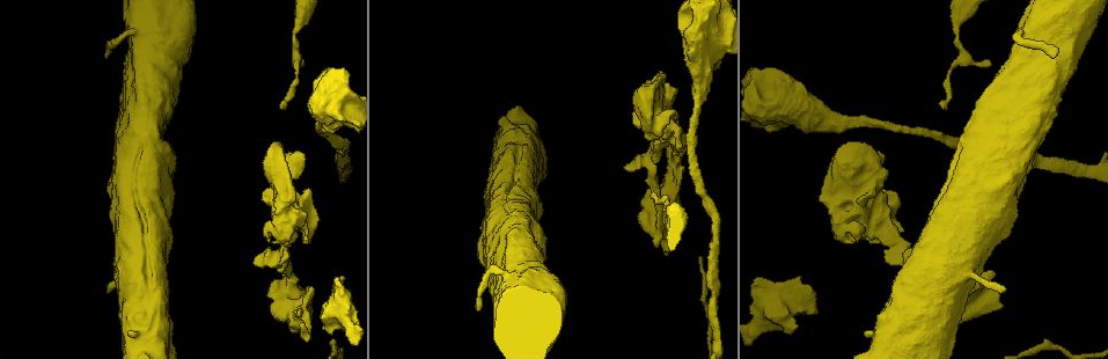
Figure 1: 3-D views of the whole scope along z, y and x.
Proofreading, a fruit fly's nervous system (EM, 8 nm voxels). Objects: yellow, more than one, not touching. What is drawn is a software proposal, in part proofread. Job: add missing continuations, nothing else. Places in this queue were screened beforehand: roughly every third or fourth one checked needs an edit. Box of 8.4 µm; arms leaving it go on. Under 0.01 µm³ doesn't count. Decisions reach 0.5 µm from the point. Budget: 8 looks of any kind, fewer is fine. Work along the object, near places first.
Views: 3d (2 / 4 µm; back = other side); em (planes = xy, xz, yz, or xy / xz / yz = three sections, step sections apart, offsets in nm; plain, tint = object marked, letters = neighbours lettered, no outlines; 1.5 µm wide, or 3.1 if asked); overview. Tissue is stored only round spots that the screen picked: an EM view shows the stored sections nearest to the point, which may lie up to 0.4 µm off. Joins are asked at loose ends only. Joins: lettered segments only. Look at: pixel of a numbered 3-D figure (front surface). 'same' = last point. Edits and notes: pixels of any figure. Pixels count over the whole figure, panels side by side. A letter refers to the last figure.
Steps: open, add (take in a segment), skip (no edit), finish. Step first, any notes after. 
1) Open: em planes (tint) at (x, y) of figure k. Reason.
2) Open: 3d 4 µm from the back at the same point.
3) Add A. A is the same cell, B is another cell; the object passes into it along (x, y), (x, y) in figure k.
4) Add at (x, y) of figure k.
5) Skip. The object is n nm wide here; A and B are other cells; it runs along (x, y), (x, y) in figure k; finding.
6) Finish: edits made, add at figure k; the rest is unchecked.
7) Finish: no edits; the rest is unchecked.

Open: em yz step 8 (letters) at (991, 63) of figure 1. Thin end.

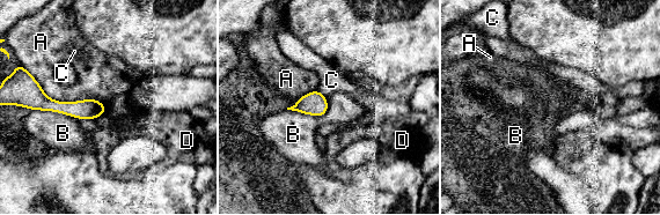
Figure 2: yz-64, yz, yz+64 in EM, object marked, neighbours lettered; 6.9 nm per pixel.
Skip. The longest contact is with A, 550 nm; A, B, C and D are other cells; it runs along (37, 98), (67, 109), (102, 110) in figure 2; no lettered segment goes on from it.

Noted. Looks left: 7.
Open: em xy step 8 (letters) at (665, 138) of figure 1. Stops while still wide.

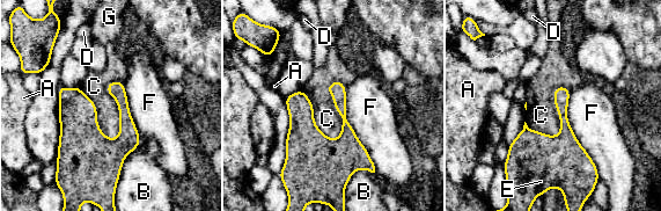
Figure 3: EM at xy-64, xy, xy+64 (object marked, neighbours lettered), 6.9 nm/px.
Open: em planes (letters) at the same point.

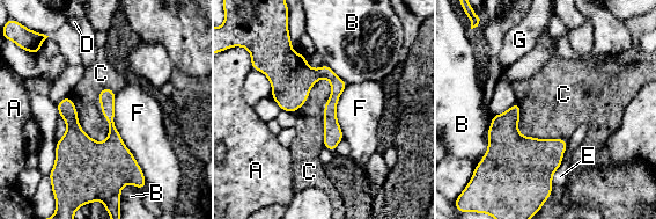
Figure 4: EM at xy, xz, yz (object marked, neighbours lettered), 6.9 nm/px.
Skip. A, B, C, D, E, F and G are other cells; it runs along (282, 39), (306, 73), (334, 81), (332, 147) in figure 4; no lettered segment goes on from it.

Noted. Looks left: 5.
Open: em planes (letters) at (1003, 289) of figure 1. Thin end.

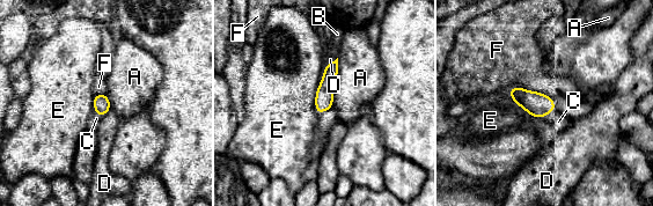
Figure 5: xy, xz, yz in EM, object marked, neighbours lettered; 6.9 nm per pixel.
Add C. C is the same cell, A, B, D, E and F are other cells; it goes on there.

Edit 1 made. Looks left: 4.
Finish: edits made, add at figure 5; the rest is unchecked.

